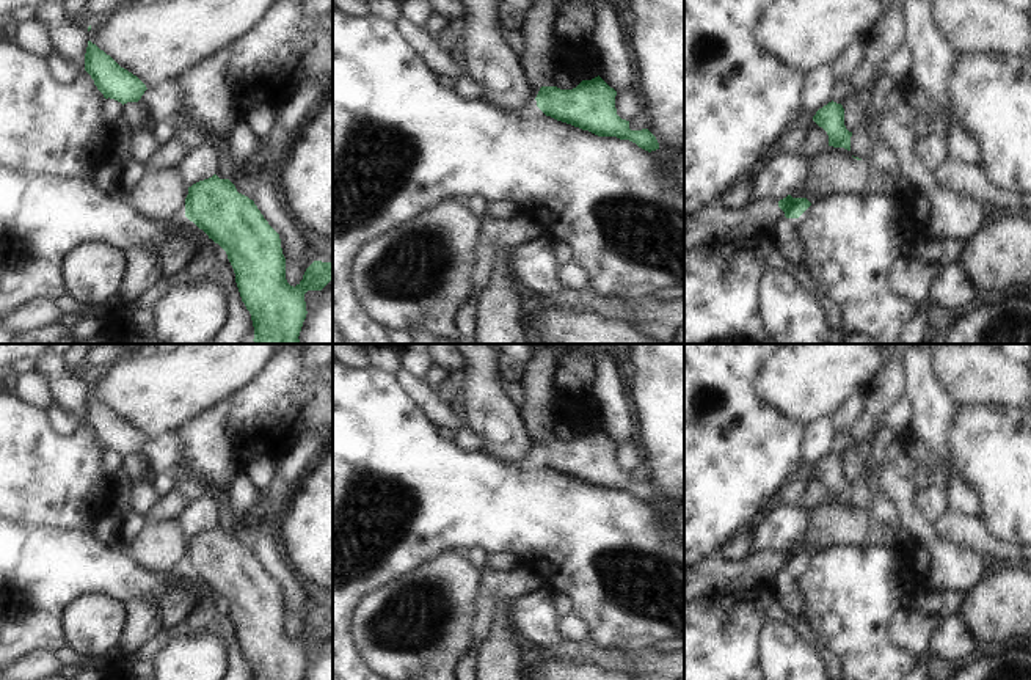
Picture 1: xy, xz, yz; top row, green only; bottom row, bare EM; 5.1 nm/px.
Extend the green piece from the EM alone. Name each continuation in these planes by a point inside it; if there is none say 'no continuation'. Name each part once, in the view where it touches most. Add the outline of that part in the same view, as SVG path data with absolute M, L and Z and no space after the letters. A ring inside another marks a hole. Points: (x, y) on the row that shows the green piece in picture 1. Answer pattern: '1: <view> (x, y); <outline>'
1: xz (539, 57); M535 0L526 16L521 35L524 50L519 55L524 75L534 91L541 86L554 86L552 71L556 64L554 28L559 13L551 0Z

